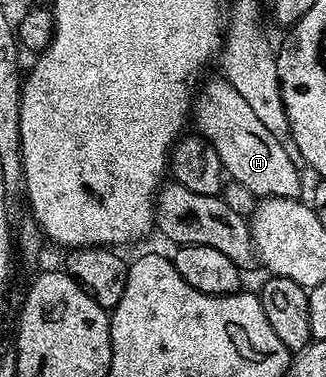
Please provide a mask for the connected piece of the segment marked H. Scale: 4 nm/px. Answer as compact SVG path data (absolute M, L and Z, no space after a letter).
M224 79L208 81L197 94L192 117L198 120L197 132L212 143L212 147L216 147L225 176L236 183L244 183L244 187L248 187L248 191L252 191L258 199L298 197L302 177L294 166L291 150L282 146L285 145L283 138L272 135L272 131L264 127L263 121L255 115L252 107L248 107L247 101L241 97L240 91L236 91L236 87L232 87L232 83Z

